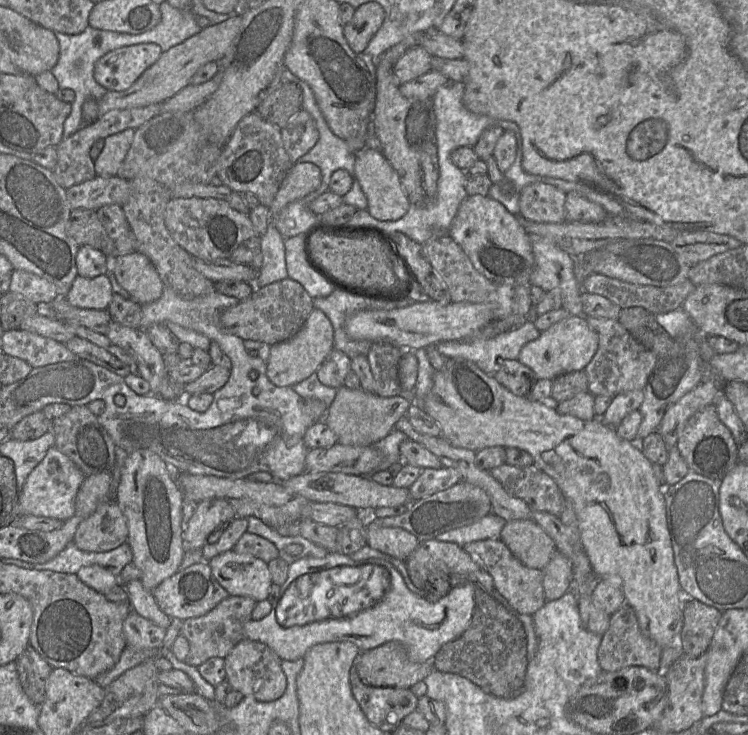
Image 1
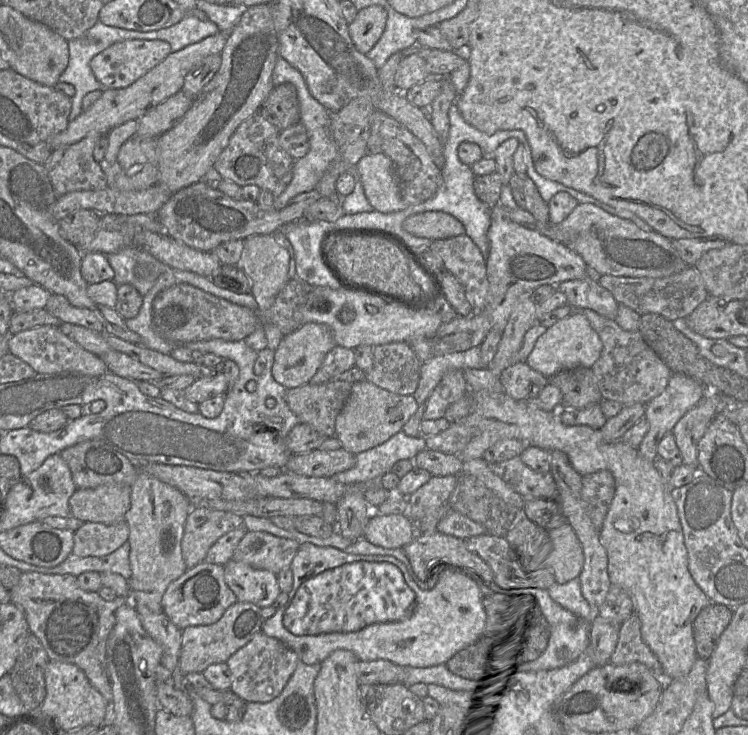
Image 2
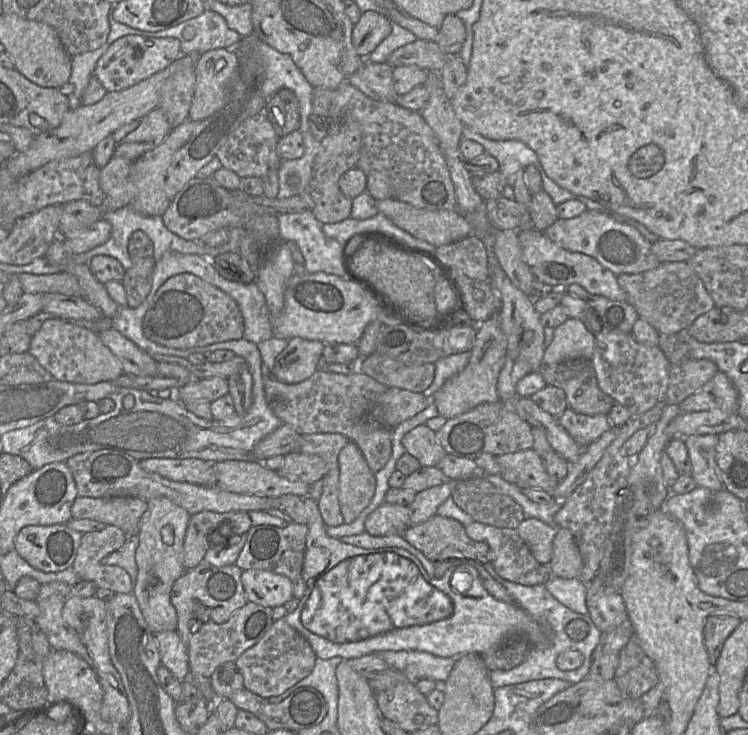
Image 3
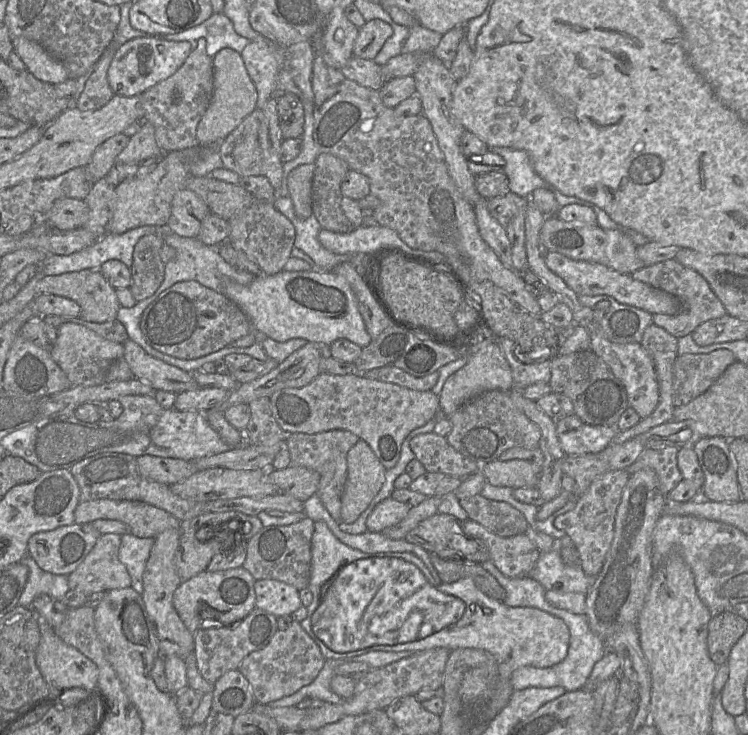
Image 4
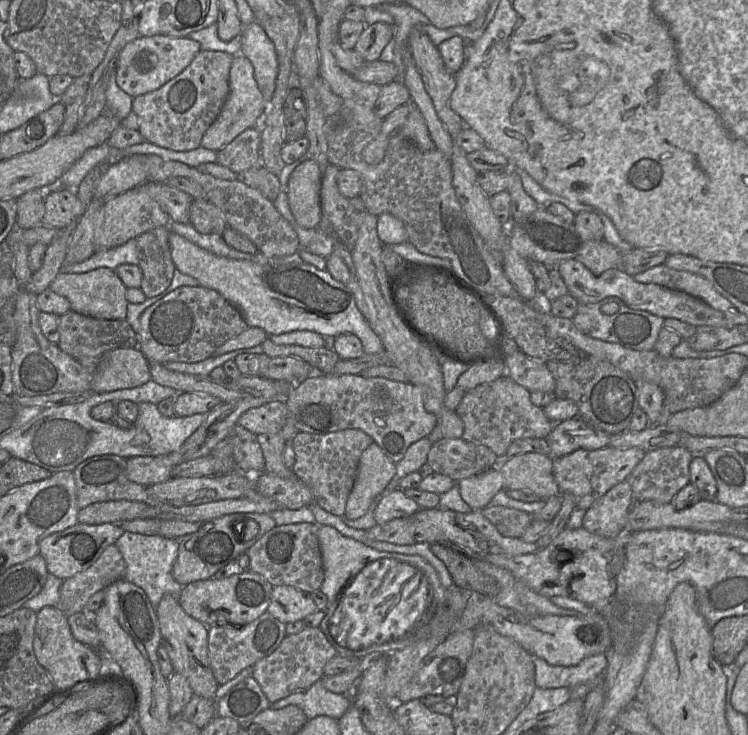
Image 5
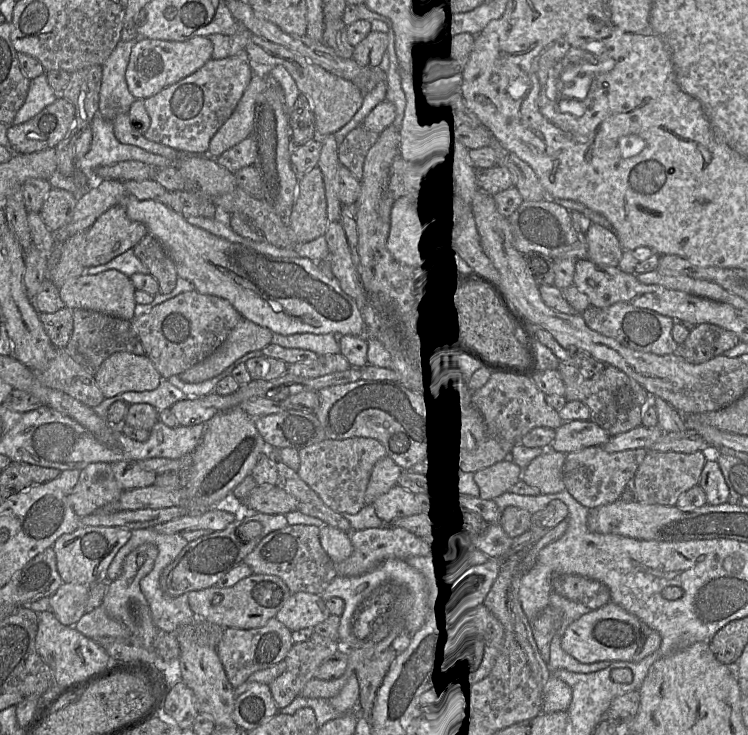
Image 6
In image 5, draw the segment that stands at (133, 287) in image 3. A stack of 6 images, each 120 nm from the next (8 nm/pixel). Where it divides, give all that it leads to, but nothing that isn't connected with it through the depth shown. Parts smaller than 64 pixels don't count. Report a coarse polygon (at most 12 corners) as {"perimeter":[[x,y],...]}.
{"perimeter":[[168,227],[137,237],[140,289],[147,298],[172,282]]}

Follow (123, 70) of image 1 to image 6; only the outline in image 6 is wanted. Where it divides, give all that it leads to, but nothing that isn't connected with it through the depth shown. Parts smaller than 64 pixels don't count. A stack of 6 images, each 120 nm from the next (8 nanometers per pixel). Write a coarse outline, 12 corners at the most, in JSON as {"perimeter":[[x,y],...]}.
{"perimeter":[[140,37],[125,80],[154,96],[212,58],[208,37]]}

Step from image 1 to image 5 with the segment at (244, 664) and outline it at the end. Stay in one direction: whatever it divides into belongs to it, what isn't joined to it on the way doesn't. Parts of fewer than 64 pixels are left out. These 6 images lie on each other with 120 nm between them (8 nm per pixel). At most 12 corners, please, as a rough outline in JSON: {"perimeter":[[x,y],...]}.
{"perimeter":[[319,628],[252,666],[270,704],[310,688],[337,654]]}

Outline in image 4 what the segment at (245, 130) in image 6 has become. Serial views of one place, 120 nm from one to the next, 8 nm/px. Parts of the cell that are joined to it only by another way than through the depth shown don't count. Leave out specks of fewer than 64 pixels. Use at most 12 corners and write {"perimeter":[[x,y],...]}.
{"perimeter":[[241,54],[212,57],[213,94],[198,145],[224,140],[257,109]]}

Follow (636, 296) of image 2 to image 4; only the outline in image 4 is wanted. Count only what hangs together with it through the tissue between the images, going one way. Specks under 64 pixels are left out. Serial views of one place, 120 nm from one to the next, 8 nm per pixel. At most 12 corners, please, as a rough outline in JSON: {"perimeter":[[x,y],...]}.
{"perimeter":[[677,260],[633,279],[676,296],[675,315],[652,314],[677,338],[727,314],[705,278]]}

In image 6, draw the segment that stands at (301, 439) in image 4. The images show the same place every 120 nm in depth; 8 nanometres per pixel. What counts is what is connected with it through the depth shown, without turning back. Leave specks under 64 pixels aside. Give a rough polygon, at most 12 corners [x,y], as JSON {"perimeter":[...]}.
{"perimeter":[[327,438],[298,451],[298,475],[328,507],[366,506],[377,439]]}

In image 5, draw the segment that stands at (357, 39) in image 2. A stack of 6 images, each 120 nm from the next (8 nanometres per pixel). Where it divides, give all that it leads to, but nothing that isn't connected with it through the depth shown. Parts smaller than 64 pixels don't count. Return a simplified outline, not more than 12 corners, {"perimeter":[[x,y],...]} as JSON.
{"perimeter":[[385,22],[366,25],[354,50],[367,62],[379,60],[393,38]]}

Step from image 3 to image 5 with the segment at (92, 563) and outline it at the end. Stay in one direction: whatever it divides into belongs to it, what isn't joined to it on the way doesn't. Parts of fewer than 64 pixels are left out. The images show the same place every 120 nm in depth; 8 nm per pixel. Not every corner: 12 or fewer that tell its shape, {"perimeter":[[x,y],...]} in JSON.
{"perimeter":[[109,545],[87,569],[65,579],[57,607],[68,617],[124,578]]}

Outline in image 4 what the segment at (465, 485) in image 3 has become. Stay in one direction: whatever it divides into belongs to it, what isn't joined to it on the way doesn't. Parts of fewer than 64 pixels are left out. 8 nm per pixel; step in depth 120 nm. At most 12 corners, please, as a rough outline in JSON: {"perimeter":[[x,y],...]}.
{"perimeter":[[481,494],[460,498],[471,519],[501,537],[526,534],[516,508]]}

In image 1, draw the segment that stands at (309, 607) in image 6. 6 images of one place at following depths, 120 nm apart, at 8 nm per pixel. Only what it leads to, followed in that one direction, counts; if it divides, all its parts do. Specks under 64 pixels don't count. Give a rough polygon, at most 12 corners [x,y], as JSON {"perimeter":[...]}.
{"perimeter":[[235,550],[208,561],[229,596],[267,600],[267,563]]}

